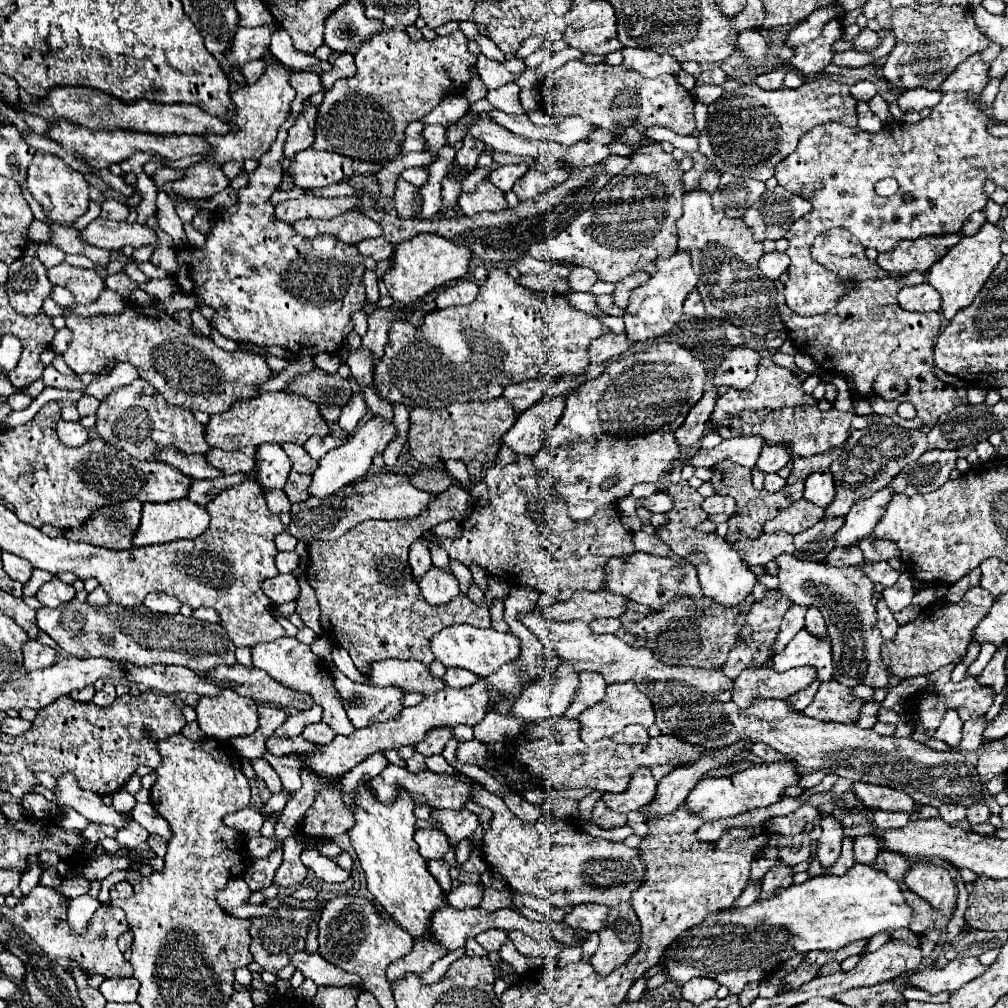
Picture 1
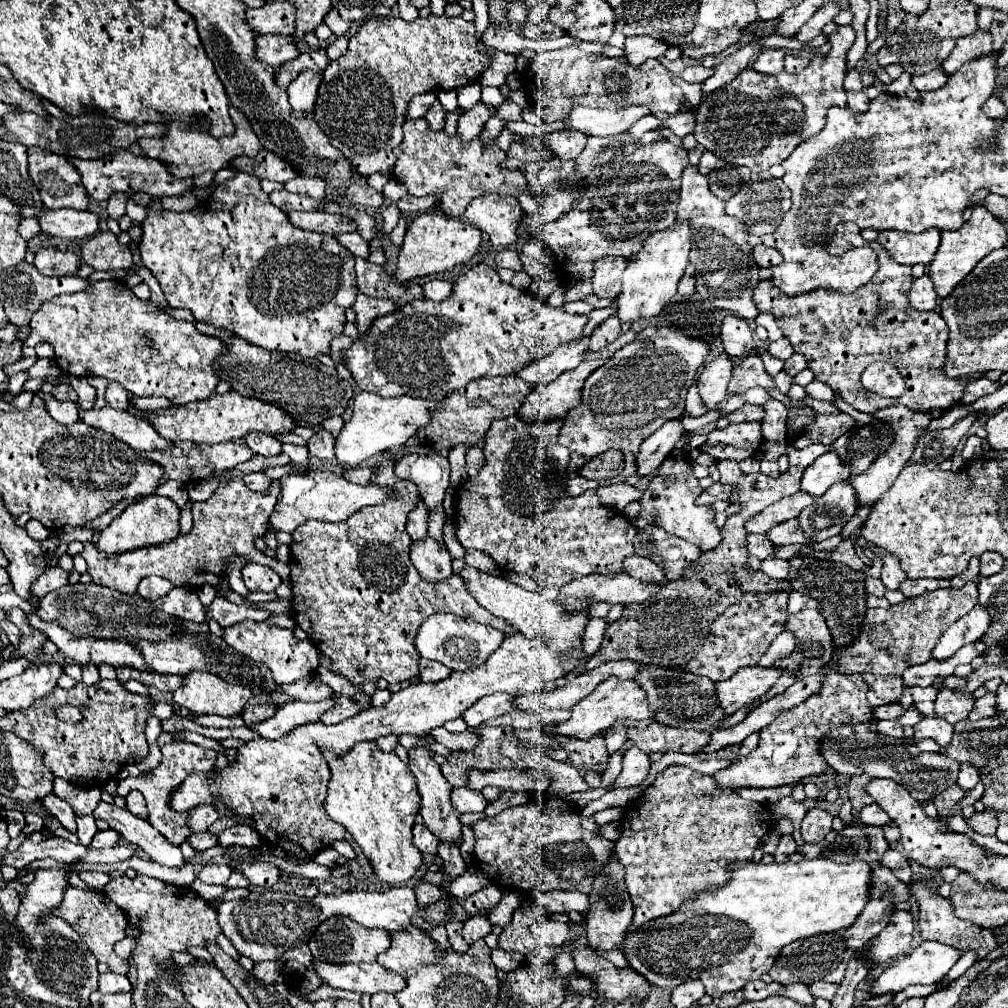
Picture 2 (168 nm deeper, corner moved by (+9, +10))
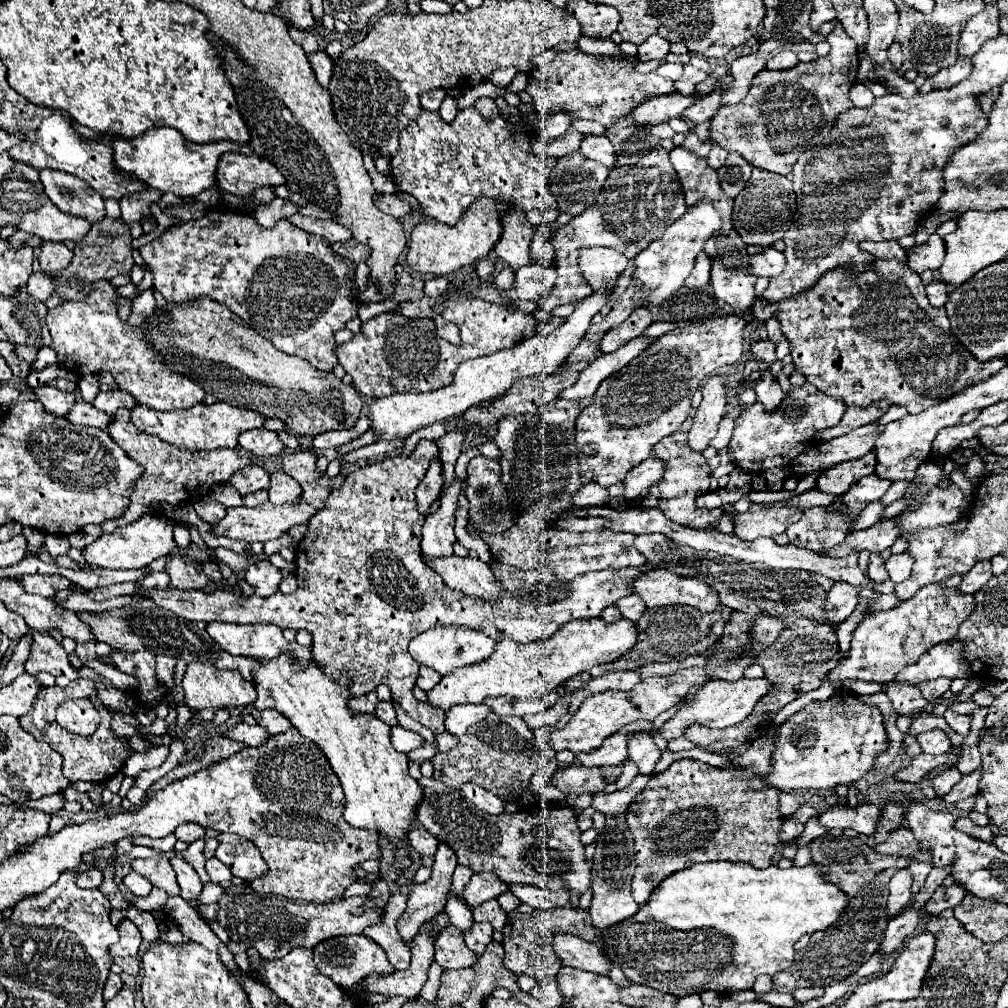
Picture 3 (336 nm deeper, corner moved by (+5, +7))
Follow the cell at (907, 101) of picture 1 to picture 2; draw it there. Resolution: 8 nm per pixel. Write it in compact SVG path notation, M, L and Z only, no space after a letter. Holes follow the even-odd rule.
M935 69L931 73L925 73L925 75L915 75L911 77L911 85L923 93L923 91L935 91L935 89L941 89L947 81L947 75L941 71L941 69Z

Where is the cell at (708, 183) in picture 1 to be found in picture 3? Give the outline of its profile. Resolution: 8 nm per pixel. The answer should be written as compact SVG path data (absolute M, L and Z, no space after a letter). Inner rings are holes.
M715 146L711 152L709 152L709 158L707 158L707 162L709 162L709 166L711 168L721 168L723 164L725 164L725 158L727 158L727 150L723 150L723 148L719 148L719 146Z

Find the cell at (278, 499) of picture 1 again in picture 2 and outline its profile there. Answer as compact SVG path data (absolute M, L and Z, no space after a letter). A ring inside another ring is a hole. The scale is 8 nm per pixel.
M247 473L247 475L243 475L243 481L251 491L259 491L259 493L269 491L269 487L271 487L271 479L263 473Z

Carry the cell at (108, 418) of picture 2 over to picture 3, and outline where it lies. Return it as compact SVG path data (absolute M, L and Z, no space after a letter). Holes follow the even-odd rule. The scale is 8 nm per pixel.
M75 402L71 406L71 412L67 412L67 420L71 424L83 424L83 426L95 426L105 430L105 426L111 422L111 416L107 416L107 412L99 412L95 406L91 406L89 402Z

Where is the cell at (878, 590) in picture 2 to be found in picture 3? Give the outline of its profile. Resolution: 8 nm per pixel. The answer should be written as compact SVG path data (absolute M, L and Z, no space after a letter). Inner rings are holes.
M871 554L869 556L869 566L867 566L867 574L873 582L885 582L889 576L887 576L887 570L885 570L885 562L881 558L881 554Z

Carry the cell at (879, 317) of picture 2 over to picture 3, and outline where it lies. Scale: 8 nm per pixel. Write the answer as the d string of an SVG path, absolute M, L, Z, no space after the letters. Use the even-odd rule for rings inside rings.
M865 240L859 244L859 248L873 256L867 272L847 272L845 268L825 272L815 288L809 288L791 300L769 304L769 308L765 304L753 312L753 316L761 322L767 322L771 316L781 322L781 332L791 344L793 364L807 376L807 382L815 384L827 396L845 400L847 406L869 406L879 400L889 400L905 406L909 414L917 414L929 406L941 404L971 384L987 380L1007 364L1007 358L995 358L987 364L979 364L979 360L975 360L975 356L971 356L971 352L967 352L963 344L955 340L955 334L949 328L949 318L945 316L945 308L935 308L929 304L925 286L921 278L907 266L907 252L899 242Z

